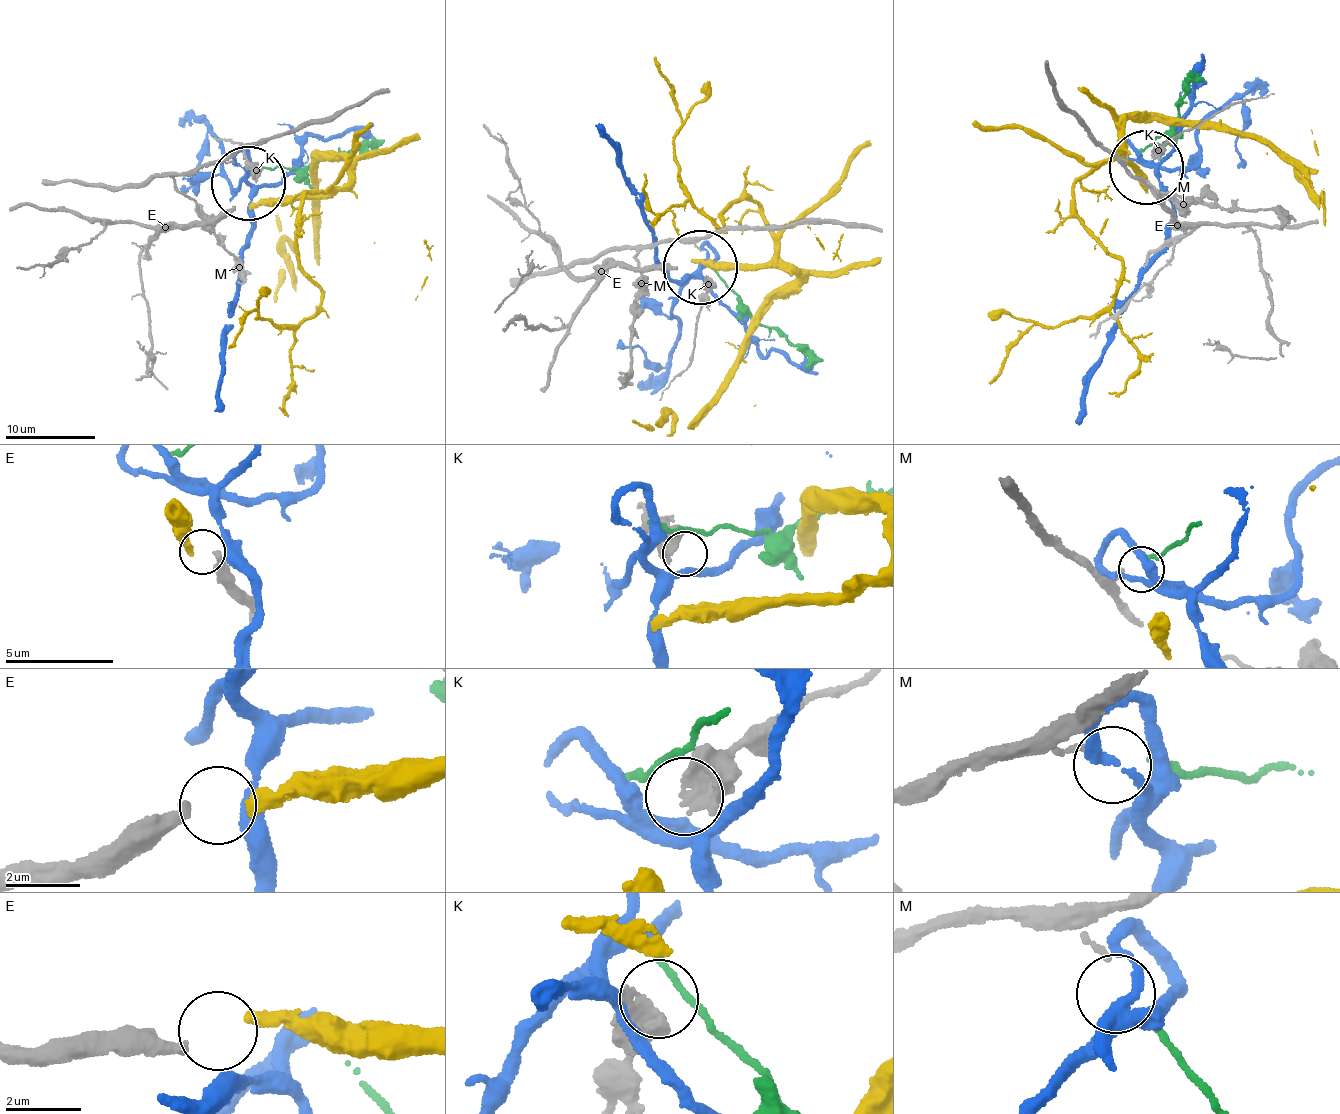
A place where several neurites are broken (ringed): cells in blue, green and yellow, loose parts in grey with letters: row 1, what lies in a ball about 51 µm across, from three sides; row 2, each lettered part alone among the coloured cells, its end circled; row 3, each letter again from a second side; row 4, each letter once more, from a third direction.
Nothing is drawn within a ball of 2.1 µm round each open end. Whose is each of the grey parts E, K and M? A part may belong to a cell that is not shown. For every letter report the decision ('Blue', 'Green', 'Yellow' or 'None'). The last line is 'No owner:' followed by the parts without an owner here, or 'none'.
E: Yellow
K: None
M: Green
No owner: K

